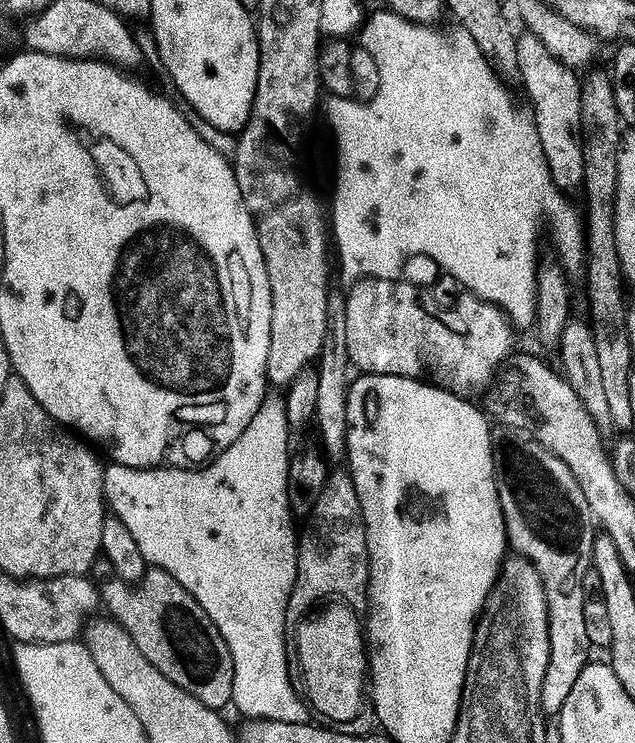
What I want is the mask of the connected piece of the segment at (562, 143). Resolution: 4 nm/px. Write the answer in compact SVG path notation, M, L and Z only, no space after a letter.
M524 34L517 39L518 80L528 91L530 111L536 122L538 136L550 166L552 180L561 188L579 189L584 183L584 155L582 154L582 98L581 77L567 64L556 58L538 37Z

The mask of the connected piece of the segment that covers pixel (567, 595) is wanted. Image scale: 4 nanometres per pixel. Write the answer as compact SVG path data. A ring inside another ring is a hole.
M496 426L492 428L492 461L496 463L496 489L500 495L500 509L504 515L504 535L506 544L515 555L525 556L538 570L546 594L548 607L548 637L550 638L550 658L546 662L546 678L542 680L542 702L540 709L545 717L555 717L562 710L562 702L570 698L574 682L582 670L590 663L588 652L592 644L586 636L586 614L584 602L586 591L583 579L592 568L592 543L596 537L594 517L582 494L582 486L570 474L570 466L562 462L542 442L538 442L529 432L519 432L517 428Z

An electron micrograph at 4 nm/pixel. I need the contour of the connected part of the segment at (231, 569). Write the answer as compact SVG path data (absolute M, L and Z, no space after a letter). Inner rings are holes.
M268 394L265 395L264 400L258 406L254 418L250 418L250 426L246 426L246 430L242 430L242 434L238 434L238 438L234 438L234 442L230 442L230 446L226 446L226 450L224 452L219 452L211 462L203 466L189 466L186 468L174 468L171 466L161 466L158 468L131 468L130 466L122 466L115 462L109 463L104 469L104 498L107 507L114 513L116 519L121 520L122 523L124 523L126 530L130 530L134 542L138 542L138 550L142 554L145 565L154 568L163 568L165 572L168 572L175 580L177 580L179 584L195 598L198 604L202 606L202 610L206 610L206 614L212 620L212 624L222 634L226 646L230 646L230 658L234 662L234 690L232 691L232 704L234 705L234 708L237 708L237 710L241 712L241 717L249 720L273 720L274 722L298 722L299 724L302 724L309 719L310 712L306 707L305 701L302 699L301 693L298 691L297 685L294 683L293 673L292 676L288 673L288 648L290 652L290 644L289 641L288 644L284 641L284 628L286 632L286 609L288 606L288 599L292 593L292 587L296 581L296 554L298 551L298 531L296 532L295 526L292 525L292 523L294 523L294 517L290 510L290 502L288 501L288 462L290 459L290 447L288 448L288 442L290 442L290 435L287 426L287 406L285 404L285 397L280 394L279 396Z

